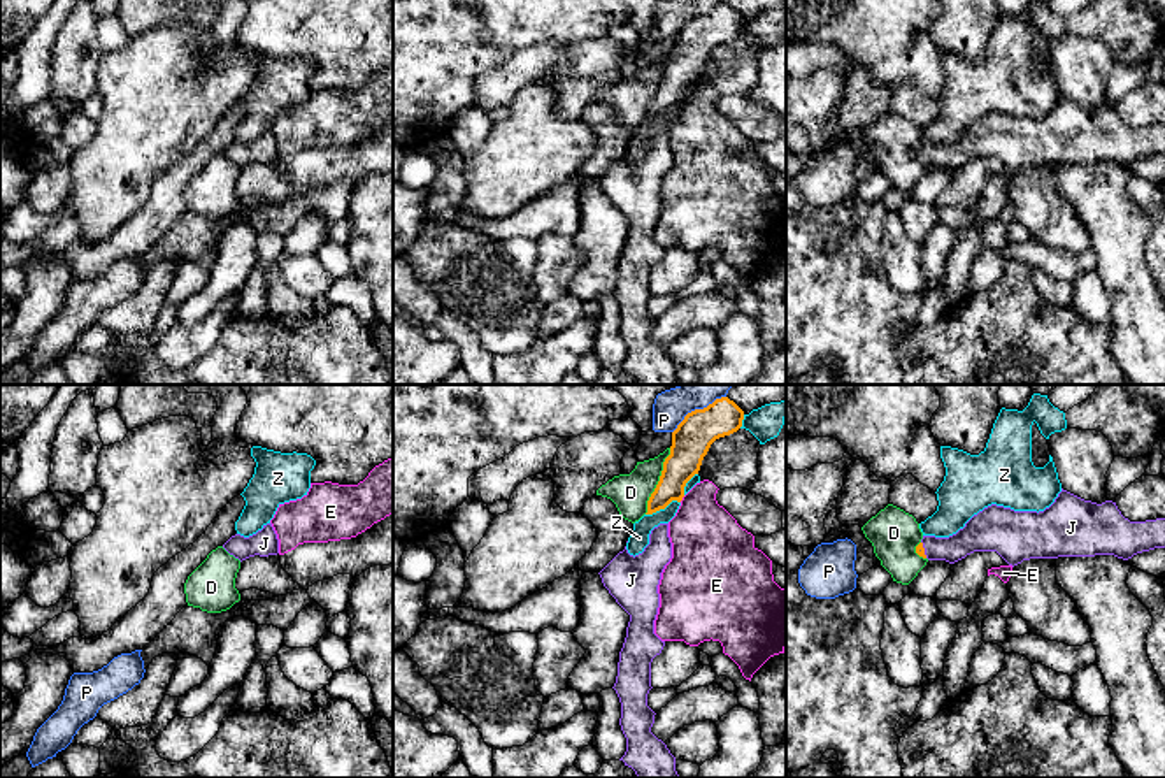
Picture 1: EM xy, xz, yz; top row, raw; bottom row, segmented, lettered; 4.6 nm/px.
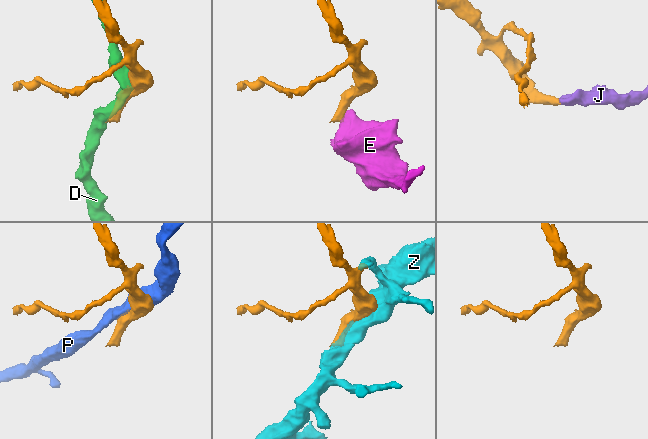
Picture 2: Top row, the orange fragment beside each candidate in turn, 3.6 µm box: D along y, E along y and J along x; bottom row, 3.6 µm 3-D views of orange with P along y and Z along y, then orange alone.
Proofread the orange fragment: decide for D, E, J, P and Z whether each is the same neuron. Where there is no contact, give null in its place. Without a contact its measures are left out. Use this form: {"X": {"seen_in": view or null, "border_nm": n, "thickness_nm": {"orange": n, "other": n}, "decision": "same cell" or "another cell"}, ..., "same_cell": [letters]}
{"D": {"seen_in": "xz", "border_nm": 320, "thickness_nm": {"orange": 180, "other": 180}, "decision": "another cell"}, "E": {"seen_in": "xz", "border_nm": 40, "thickness_nm": {"orange": 160, "other": 340}, "decision": "another cell"}, "J": {"seen_in": "yz", "border_nm": 80, "thickness_nm": {"orange": 50, "other": 140}, "decision": "same cell"}, "P": {"seen_in": "xz", "border_nm": 300, "thickness_nm": {"orange": 180, "other": 160}, "decision": "another cell"}, "Z": {"seen_in": "xz", "border_nm": 170, "thickness_nm": {"orange": 150, "other": 90}, "decision": "another cell"}, "same_cell": ["J"]}

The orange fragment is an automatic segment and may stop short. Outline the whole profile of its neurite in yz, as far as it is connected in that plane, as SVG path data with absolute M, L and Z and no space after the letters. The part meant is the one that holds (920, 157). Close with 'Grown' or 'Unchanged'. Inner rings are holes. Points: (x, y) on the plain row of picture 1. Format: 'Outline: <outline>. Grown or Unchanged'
Outline: M1061 95L1044 118L1014 118L991 111L974 121L963 135L949 144L923 142L916 160L928 167L954 170L974 158L997 158L1009 172L1030 165L1114 162L1128 167L1137 160L1165 155L1165 125L1130 128L1116 109L1084 107Z. Grown

